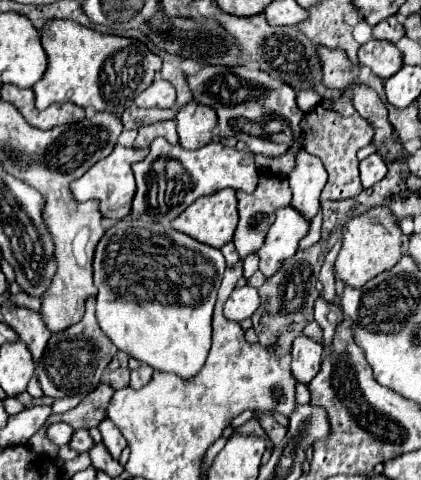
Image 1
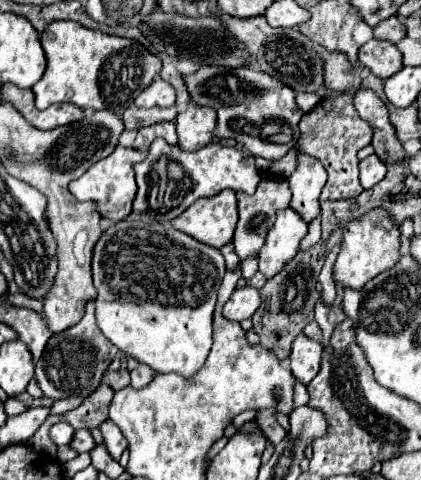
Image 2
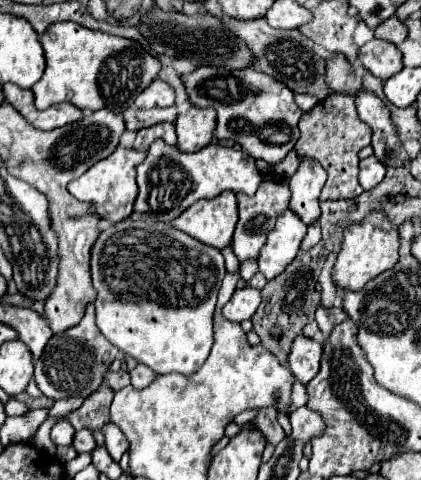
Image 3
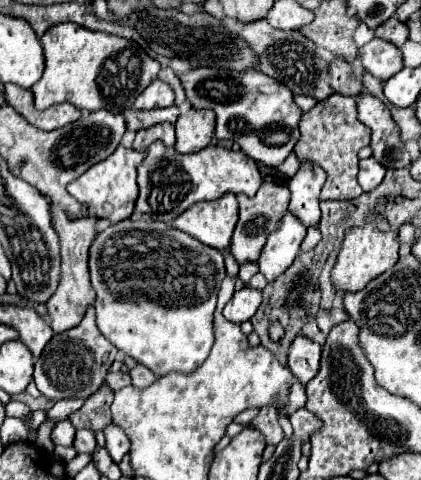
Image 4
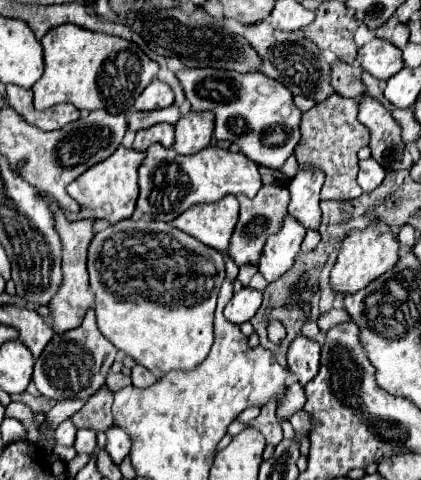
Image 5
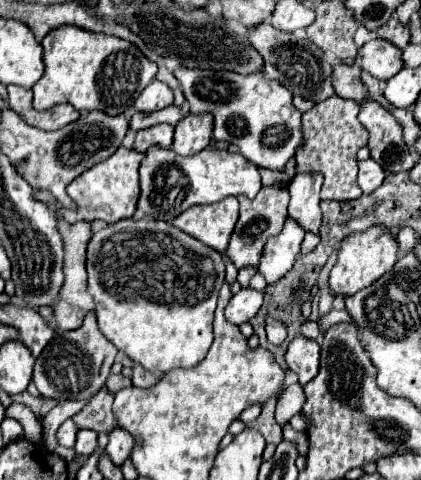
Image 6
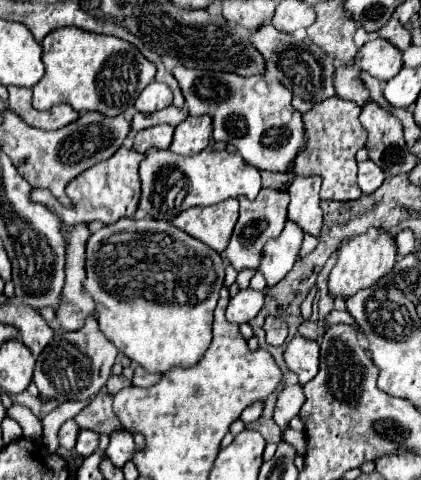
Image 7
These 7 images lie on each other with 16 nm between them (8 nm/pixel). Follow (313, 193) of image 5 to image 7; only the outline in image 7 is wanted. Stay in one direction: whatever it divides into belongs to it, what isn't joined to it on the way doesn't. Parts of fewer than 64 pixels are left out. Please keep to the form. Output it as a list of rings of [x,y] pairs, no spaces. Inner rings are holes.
[[[296,176],[292,186],[288,188],[290,206],[288,220],[298,224],[304,234],[320,236],[322,228],[322,210],[320,210],[320,178],[318,176]]]

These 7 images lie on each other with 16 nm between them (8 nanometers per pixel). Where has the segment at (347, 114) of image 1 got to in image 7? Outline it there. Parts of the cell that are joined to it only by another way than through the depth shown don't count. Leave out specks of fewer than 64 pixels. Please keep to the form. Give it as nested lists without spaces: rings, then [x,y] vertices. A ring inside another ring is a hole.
[[[332,96],[322,104],[314,104],[310,112],[302,116],[306,126],[308,148],[298,154],[294,162],[296,176],[320,176],[322,200],[356,200],[362,196],[356,184],[356,152],[364,148],[366,130],[358,120],[360,108],[354,102]]]

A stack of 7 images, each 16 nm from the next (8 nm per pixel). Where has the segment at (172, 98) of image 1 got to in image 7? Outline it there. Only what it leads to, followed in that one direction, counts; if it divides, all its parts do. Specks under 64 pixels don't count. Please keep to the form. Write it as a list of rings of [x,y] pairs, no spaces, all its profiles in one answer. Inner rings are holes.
[[[152,82],[152,84],[148,84],[148,86],[144,88],[144,92],[136,98],[134,108],[136,108],[138,112],[148,114],[148,112],[162,110],[162,108],[166,108],[166,106],[170,106],[170,104],[172,104],[172,92],[170,92],[170,88],[164,86],[164,84],[160,84],[160,82]]]

